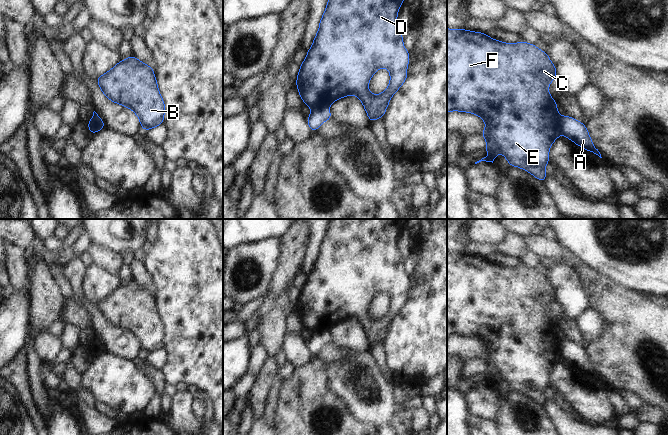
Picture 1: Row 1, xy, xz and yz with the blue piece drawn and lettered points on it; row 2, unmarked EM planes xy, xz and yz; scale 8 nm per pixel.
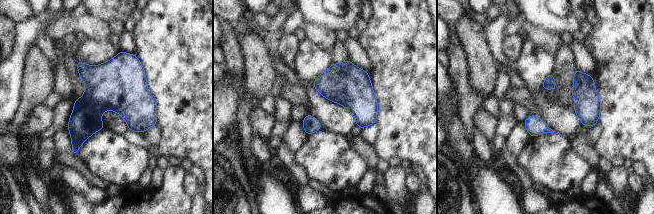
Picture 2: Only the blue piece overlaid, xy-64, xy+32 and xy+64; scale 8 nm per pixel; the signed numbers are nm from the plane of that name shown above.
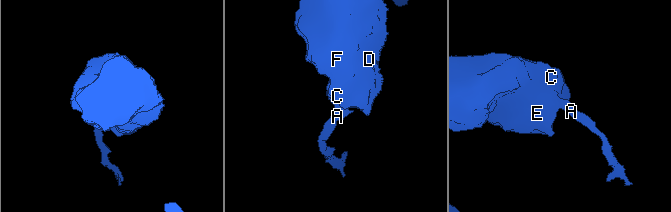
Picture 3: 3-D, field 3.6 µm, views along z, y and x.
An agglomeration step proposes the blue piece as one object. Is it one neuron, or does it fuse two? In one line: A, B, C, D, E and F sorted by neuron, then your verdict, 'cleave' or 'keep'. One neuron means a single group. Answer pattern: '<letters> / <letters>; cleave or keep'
A / B C D E F; cleave

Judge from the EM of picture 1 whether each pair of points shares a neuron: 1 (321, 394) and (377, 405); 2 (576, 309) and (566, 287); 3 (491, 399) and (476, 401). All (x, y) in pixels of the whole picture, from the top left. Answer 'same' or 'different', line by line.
1: different
2: same
3: same

